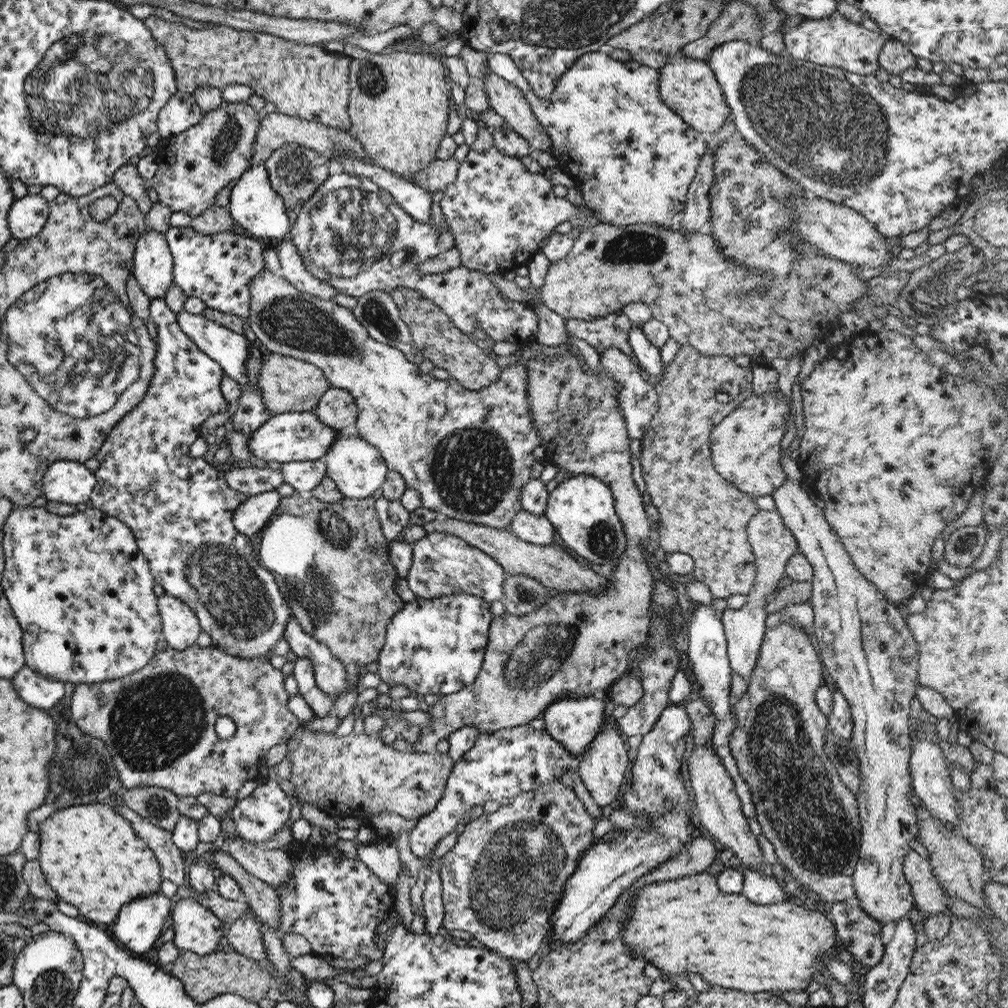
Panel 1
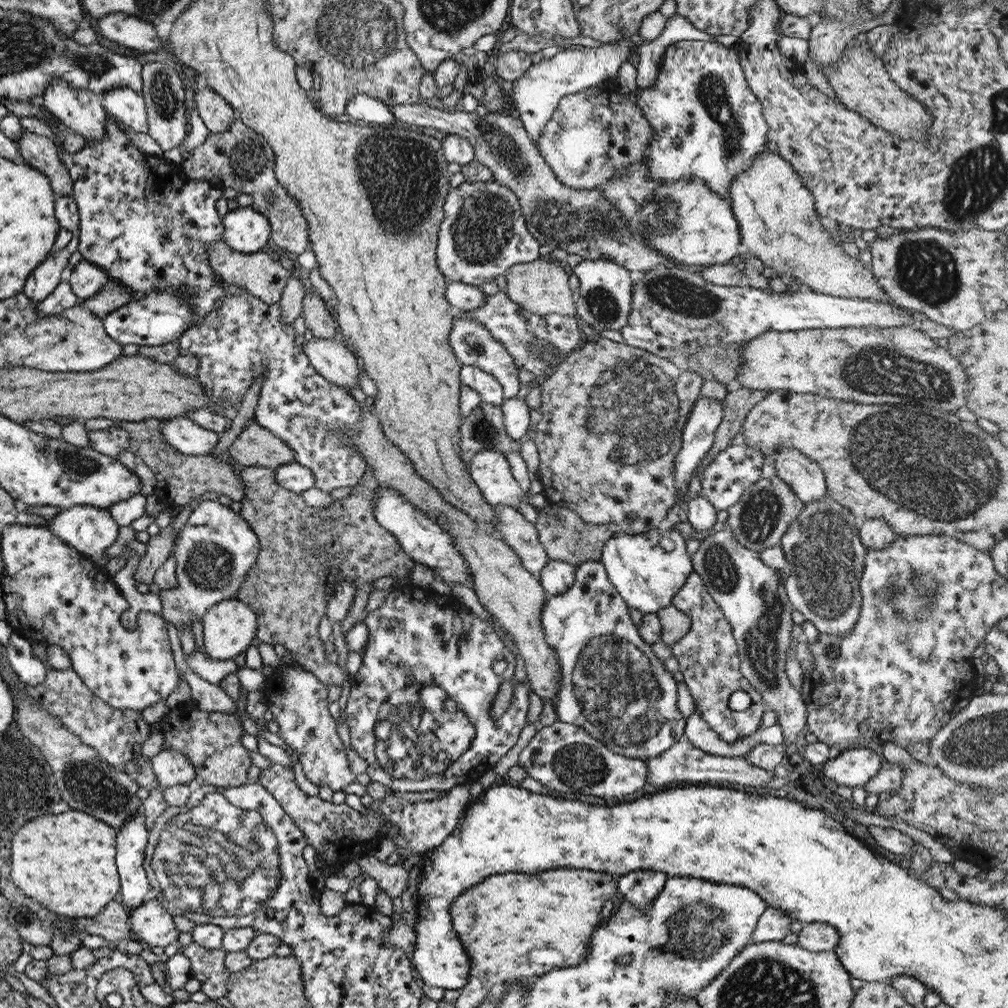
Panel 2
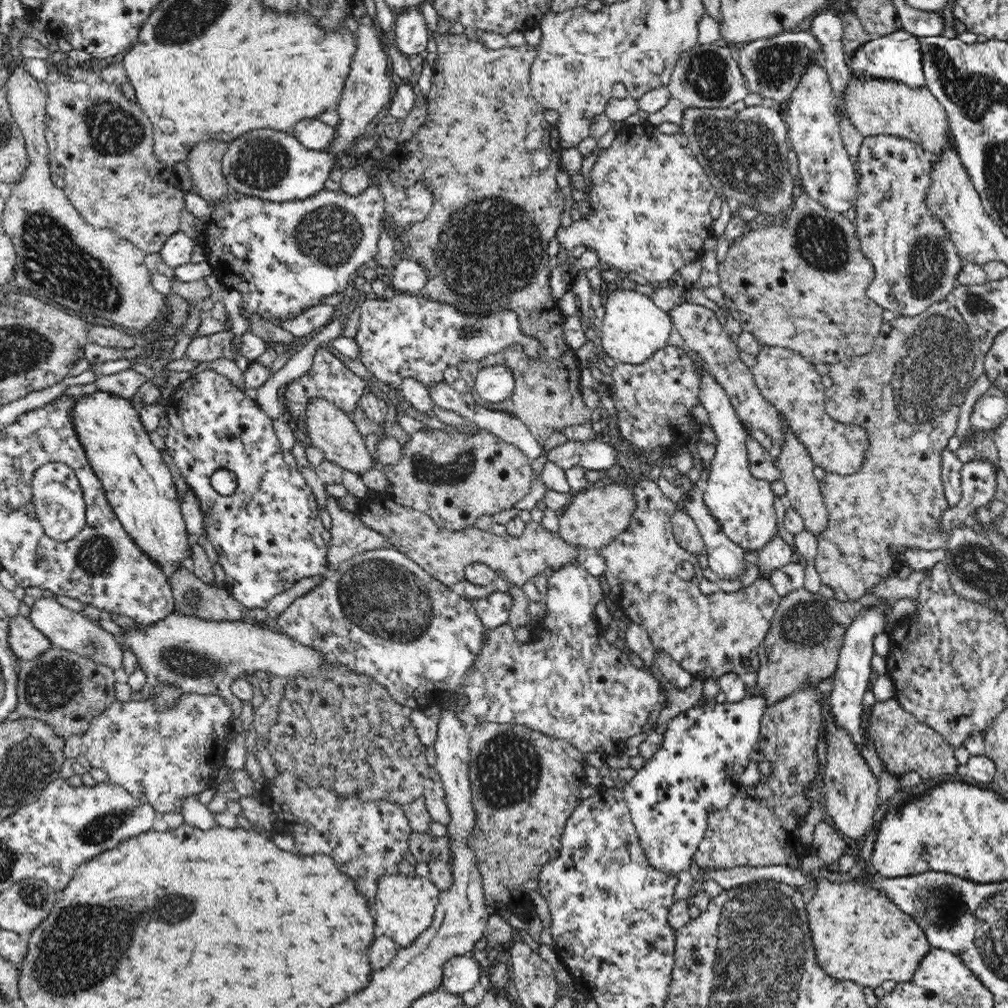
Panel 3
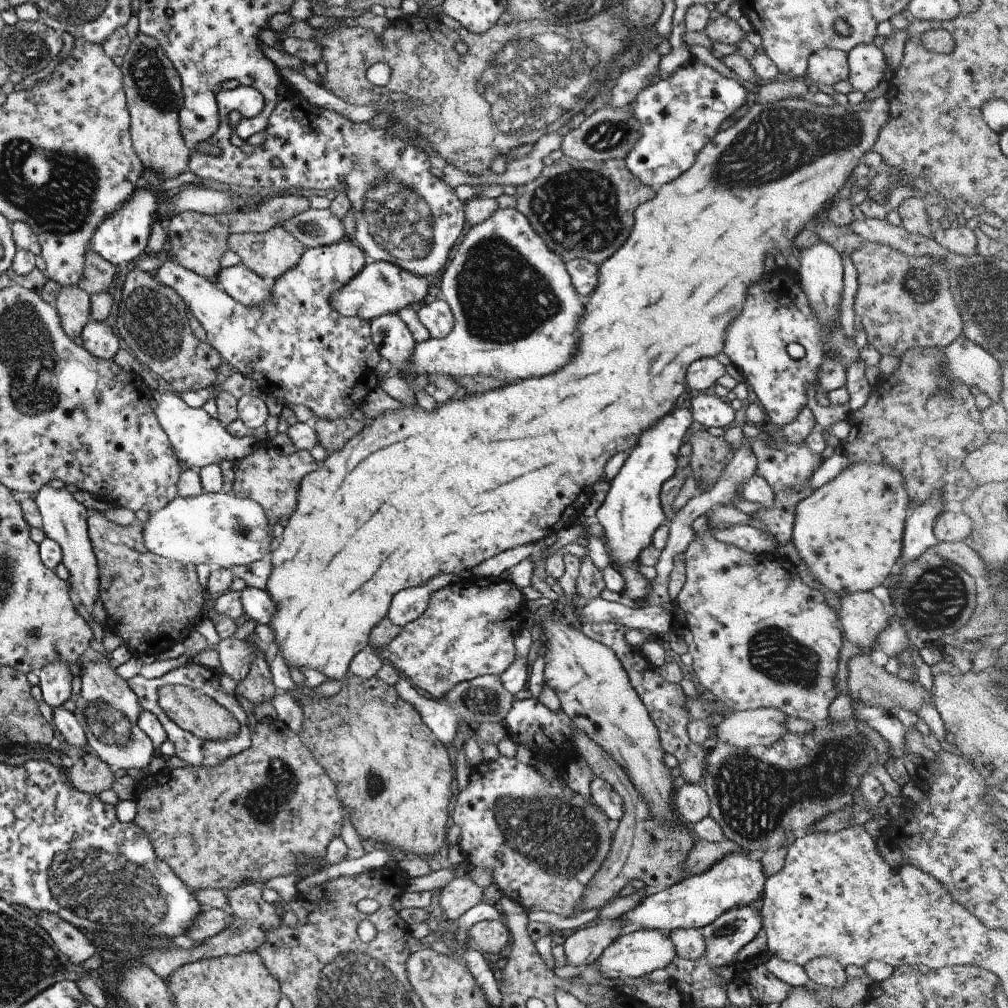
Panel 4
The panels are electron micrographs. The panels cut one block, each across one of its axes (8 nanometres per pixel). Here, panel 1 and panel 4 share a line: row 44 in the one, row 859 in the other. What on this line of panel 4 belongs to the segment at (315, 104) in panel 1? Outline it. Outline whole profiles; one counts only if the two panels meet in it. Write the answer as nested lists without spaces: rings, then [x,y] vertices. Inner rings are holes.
[[[257,722],[255,730],[250,733],[249,748],[227,757],[214,767],[191,766],[184,768],[169,768],[167,776],[157,776],[156,773],[146,774],[134,787],[133,801],[136,804],[136,813],[132,820],[151,841],[155,856],[161,859],[178,876],[190,891],[199,889],[219,889],[226,891],[240,887],[247,883],[259,884],[263,887],[263,882],[276,875],[287,875],[296,870],[295,866],[300,862],[300,855],[309,859],[319,859],[323,861],[325,857],[325,847],[335,836],[339,836],[339,828],[343,824],[342,802],[337,798],[335,787],[325,771],[315,762],[313,755],[305,748],[299,740],[298,735],[291,732],[285,724],[272,722]]]

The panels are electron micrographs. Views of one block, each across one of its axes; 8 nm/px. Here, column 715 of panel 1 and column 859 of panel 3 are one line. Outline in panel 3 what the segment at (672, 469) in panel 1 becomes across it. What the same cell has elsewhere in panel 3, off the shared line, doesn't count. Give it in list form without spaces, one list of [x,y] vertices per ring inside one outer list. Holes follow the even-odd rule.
[[[942,300],[942,302],[928,306],[920,316],[896,316],[891,322],[882,323],[880,334],[876,336],[874,347],[870,352],[852,360],[844,359],[830,365],[829,375],[833,378],[833,384],[830,388],[825,389],[824,405],[826,405],[826,412],[836,421],[862,425],[868,431],[868,437],[870,437],[870,448],[866,452],[866,460],[864,460],[862,470],[858,470],[856,474],[848,474],[849,476],[827,473],[824,481],[819,484],[826,509],[828,509],[828,528],[824,530],[822,536],[817,538],[815,568],[822,584],[831,586],[836,591],[838,600],[855,601],[857,598],[862,598],[864,594],[872,594],[878,584],[884,584],[894,574],[894,570],[891,571],[891,569],[895,561],[899,560],[901,563],[906,563],[906,550],[908,548],[926,550],[926,552],[938,550],[938,548],[947,548],[949,543],[948,533],[941,530],[941,526],[939,526],[940,517],[949,508],[941,482],[942,453],[946,450],[950,438],[956,434],[960,408],[966,400],[970,386],[985,372],[980,366],[982,355],[974,348],[974,341],[971,338],[966,321],[955,306],[951,306],[948,301]]]

